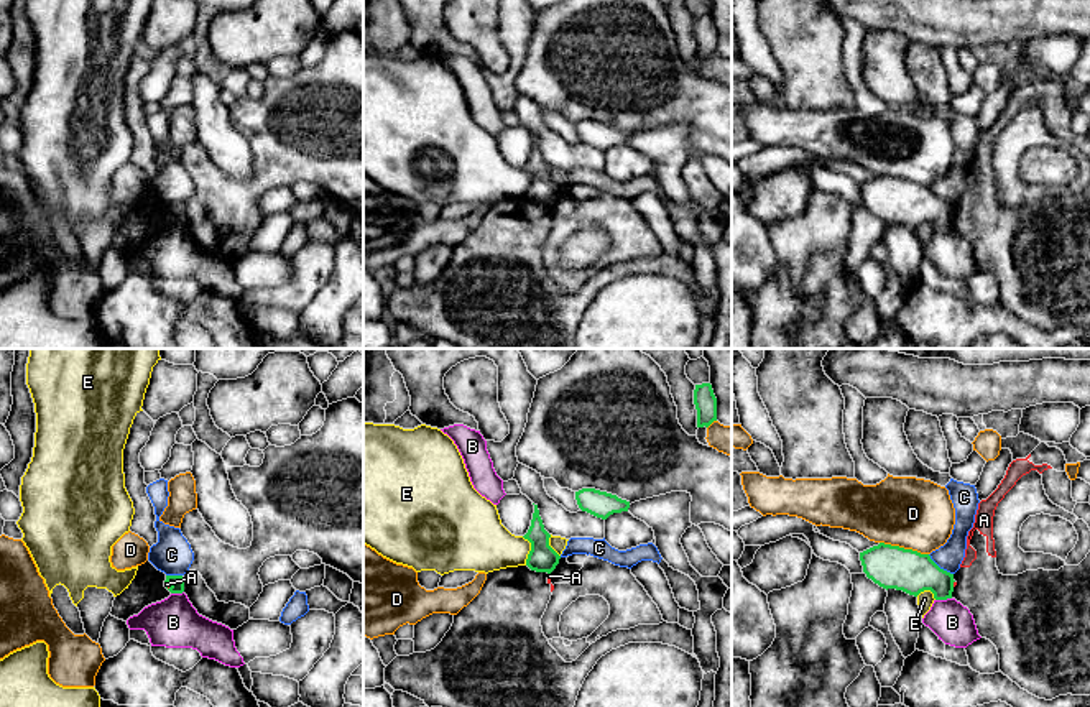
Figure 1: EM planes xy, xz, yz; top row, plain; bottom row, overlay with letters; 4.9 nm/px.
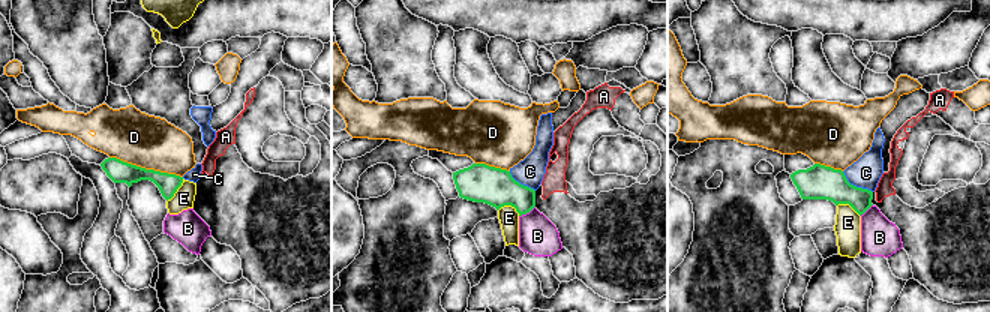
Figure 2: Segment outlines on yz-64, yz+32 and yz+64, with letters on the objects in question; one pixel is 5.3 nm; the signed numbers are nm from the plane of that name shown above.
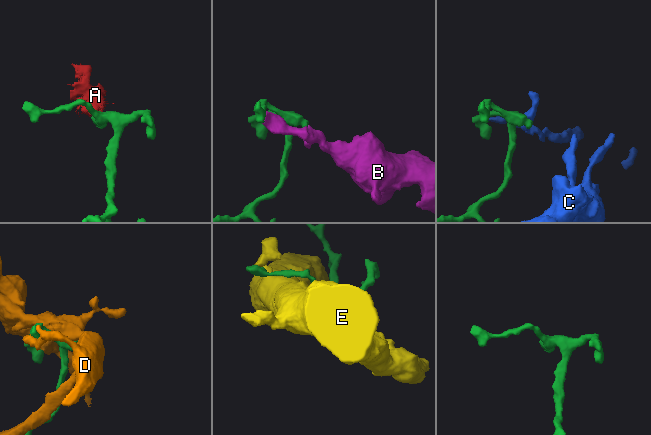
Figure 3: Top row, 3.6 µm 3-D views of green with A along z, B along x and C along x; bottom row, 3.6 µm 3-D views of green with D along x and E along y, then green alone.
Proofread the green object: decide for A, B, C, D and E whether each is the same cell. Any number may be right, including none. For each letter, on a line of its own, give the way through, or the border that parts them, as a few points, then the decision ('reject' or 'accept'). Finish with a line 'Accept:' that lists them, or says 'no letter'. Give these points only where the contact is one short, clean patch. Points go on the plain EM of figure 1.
A: along xy (165, 212), (168, 221) | reject
B: reject
C: reject
D: reject
E: reject
Accept: no letter

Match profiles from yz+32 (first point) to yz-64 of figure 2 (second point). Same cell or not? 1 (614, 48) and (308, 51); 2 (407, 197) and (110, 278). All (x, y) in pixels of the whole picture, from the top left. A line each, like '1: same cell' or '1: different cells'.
1: same cell
2: different cells

